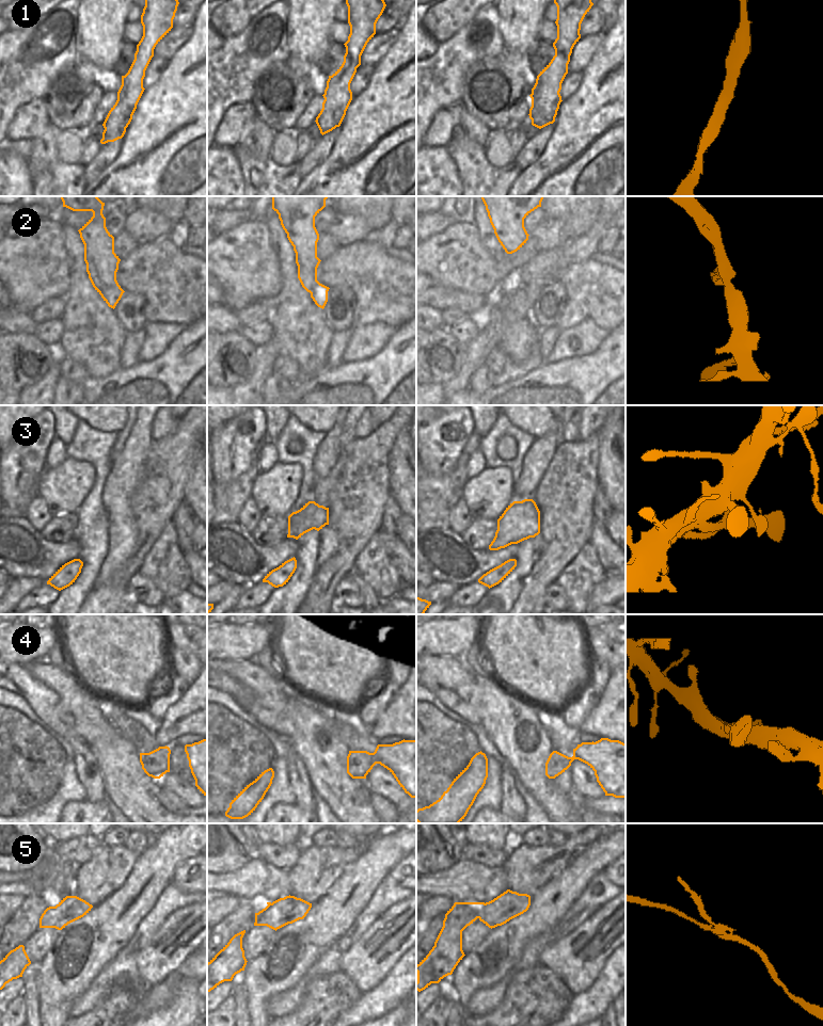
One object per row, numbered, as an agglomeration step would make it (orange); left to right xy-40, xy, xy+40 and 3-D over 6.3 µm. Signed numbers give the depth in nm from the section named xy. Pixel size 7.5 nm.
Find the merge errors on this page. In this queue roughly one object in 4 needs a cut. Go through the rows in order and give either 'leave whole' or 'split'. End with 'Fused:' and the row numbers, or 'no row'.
1: leave whole
2: leave whole
3: leave whole
4: leave whole
5: split
Fused: 5

